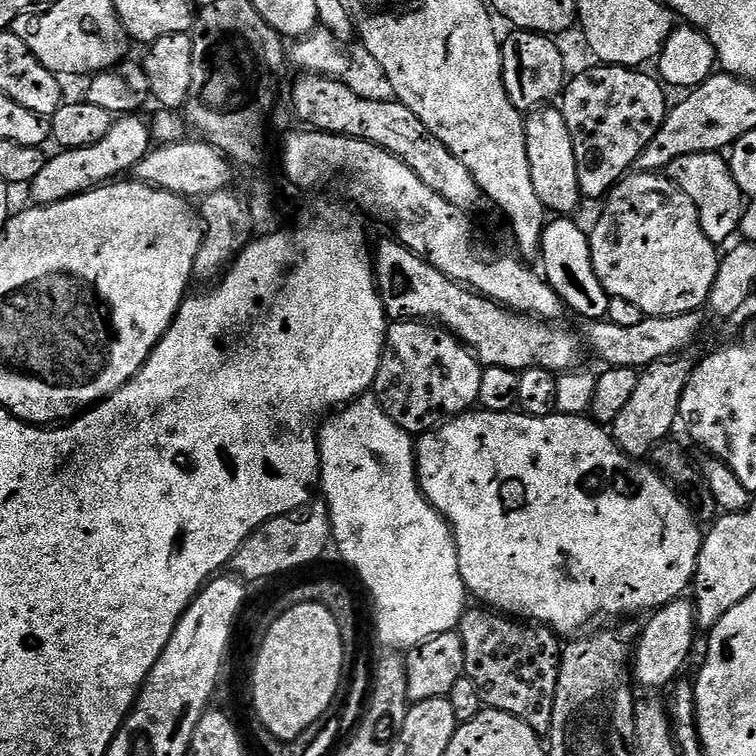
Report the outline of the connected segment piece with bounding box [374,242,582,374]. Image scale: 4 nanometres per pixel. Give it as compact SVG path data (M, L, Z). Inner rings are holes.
M391 242L392 244L384 244L380 249L375 249L374 252L374 267L376 269L376 286L380 289L380 297L384 303L384 310L388 313L389 317L393 321L398 320L429 320L435 322L445 328L448 331L453 332L458 339L460 339L465 346L472 351L473 357L479 360L484 368L509 368L515 372L525 372L527 368L541 368L542 370L550 370L557 374L563 374L565 372L571 372L579 369L580 364L580 342L582 346L582 340L575 336L568 328L563 328L563 323L549 322L546 320L537 320L534 316L529 316L522 312L512 312L509 308L502 307L501 304L496 304L492 300L489 300L487 296L480 295L479 292L472 291L467 284L460 284L456 280L451 280L446 274L442 274L442 270L434 270L434 266L430 266L430 262L426 262L418 254L414 254L409 248L404 247L399 242Z

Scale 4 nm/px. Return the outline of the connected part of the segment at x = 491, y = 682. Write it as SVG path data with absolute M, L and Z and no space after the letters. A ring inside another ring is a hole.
M480 606L475 607L469 607L465 611L458 629L464 647L464 675L470 678L470 682L474 682L474 686L478 686L478 694L482 694L485 709L493 708L510 714L526 722L526 726L530 726L538 734L551 732L554 718L554 694L560 673L561 637L550 628L537 626L532 622L521 622L519 619L509 618L507 615L497 614L495 611L485 610Z

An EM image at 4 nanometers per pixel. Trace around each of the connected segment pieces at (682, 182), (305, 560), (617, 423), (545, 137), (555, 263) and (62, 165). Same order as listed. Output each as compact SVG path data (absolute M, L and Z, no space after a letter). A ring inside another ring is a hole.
M699 152L674 158L666 172L672 183L687 194L690 202L694 202L700 215L702 230L712 244L723 245L723 240L730 239L732 235L735 237L739 233L746 201L738 182L734 182L732 168L720 152Z
M312 502L303 514L275 516L257 532L252 532L236 552L231 567L235 575L245 581L268 580L271 576L280 576L283 572L292 572L295 568L314 563L332 543L332 520L328 517L328 505Z
M684 358L677 359L675 362L650 364L640 372L638 386L634 389L630 402L626 402L622 414L618 414L618 418L610 425L616 445L626 455L637 458L647 457L656 445L664 443L673 435L672 427L677 427L680 419L682 390L686 390L686 382L693 369L691 363L687 364L682 359ZM676 362L677 364L672 364Z
M541 106L525 119L526 158L530 158L530 179L534 181L534 191L537 192L545 209L549 213L554 212L552 214L572 214L572 211L582 203L578 186L578 166L574 162L574 142L570 138L563 111L559 107L552 107L556 106Z
M566 216L551 219L544 228L540 255L540 266L545 280L570 312L573 311L586 322L607 317L611 296L594 270L591 237L586 230L584 232L572 218Z
M140 114L121 115L113 119L110 134L106 134L102 142L94 142L94 146L85 148L57 151L57 156L49 158L46 166L42 166L41 172L38 173L38 178L31 182L31 203L39 206L69 200L71 196L78 196L81 192L88 192L91 188L99 188L115 181L121 174L131 173L154 144L149 121L143 120L142 117Z

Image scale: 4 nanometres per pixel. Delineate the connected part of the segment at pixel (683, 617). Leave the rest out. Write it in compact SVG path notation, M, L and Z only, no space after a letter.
M681 598L664 608L656 609L647 620L648 625L645 626L644 633L639 633L638 643L634 648L634 680L637 685L652 688L648 690L667 689L677 679L675 676L683 670L684 663L692 652L692 643L698 635L696 610L691 599Z

